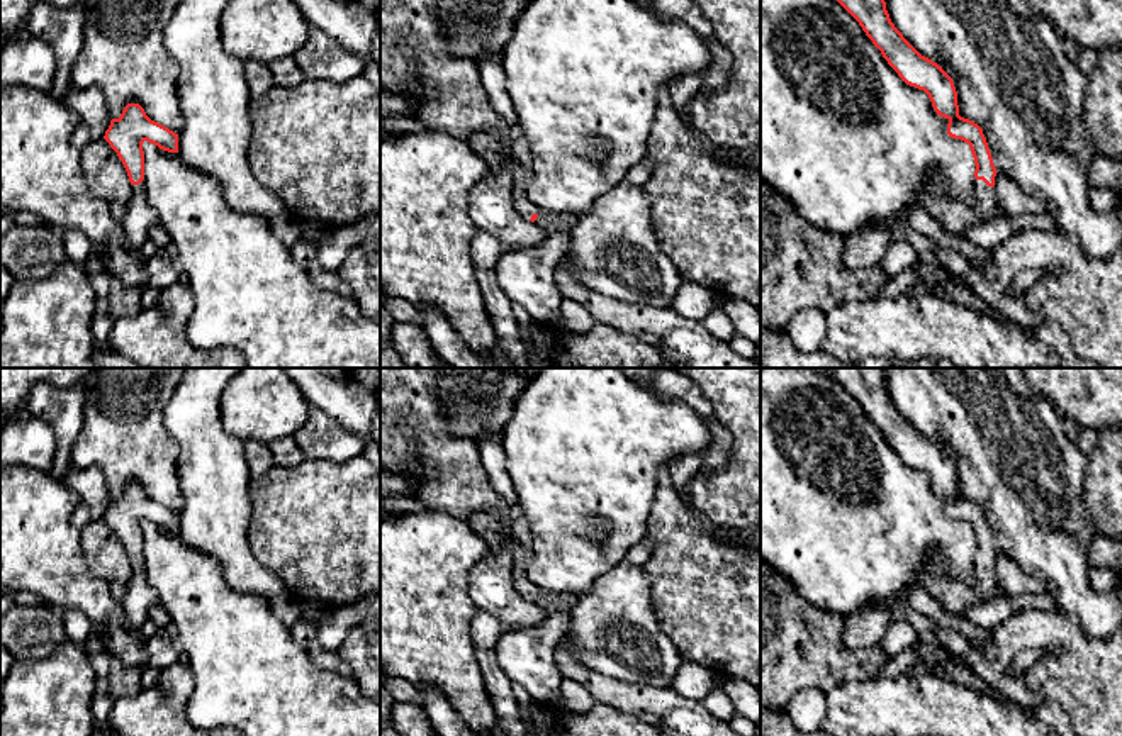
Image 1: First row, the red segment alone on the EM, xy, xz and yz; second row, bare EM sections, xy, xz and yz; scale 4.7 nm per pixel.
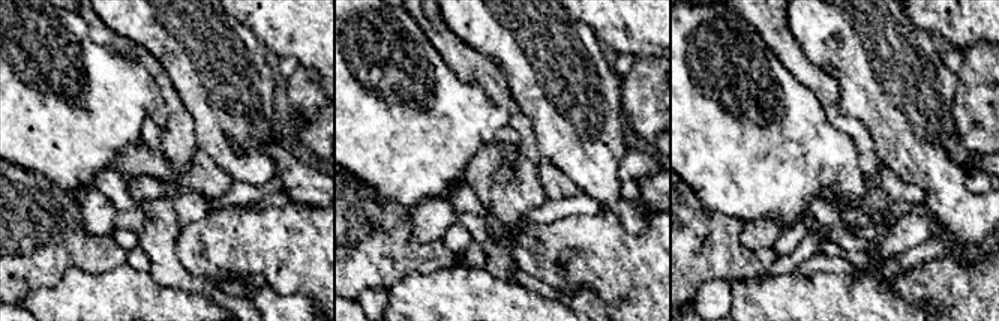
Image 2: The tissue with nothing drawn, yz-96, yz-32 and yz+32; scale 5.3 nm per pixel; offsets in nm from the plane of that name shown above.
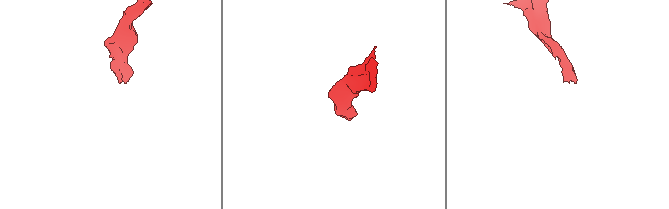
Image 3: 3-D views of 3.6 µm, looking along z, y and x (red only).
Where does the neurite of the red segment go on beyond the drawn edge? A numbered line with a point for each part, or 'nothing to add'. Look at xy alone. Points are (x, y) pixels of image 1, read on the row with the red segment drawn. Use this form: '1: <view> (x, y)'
1: xy (140, 217)

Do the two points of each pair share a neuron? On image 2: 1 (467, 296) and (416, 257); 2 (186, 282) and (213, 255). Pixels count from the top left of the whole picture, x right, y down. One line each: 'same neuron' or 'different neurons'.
1: different neurons
2: different neurons

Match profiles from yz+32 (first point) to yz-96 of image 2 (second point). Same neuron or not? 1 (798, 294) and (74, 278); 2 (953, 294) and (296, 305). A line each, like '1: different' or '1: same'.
1: same
2: different

